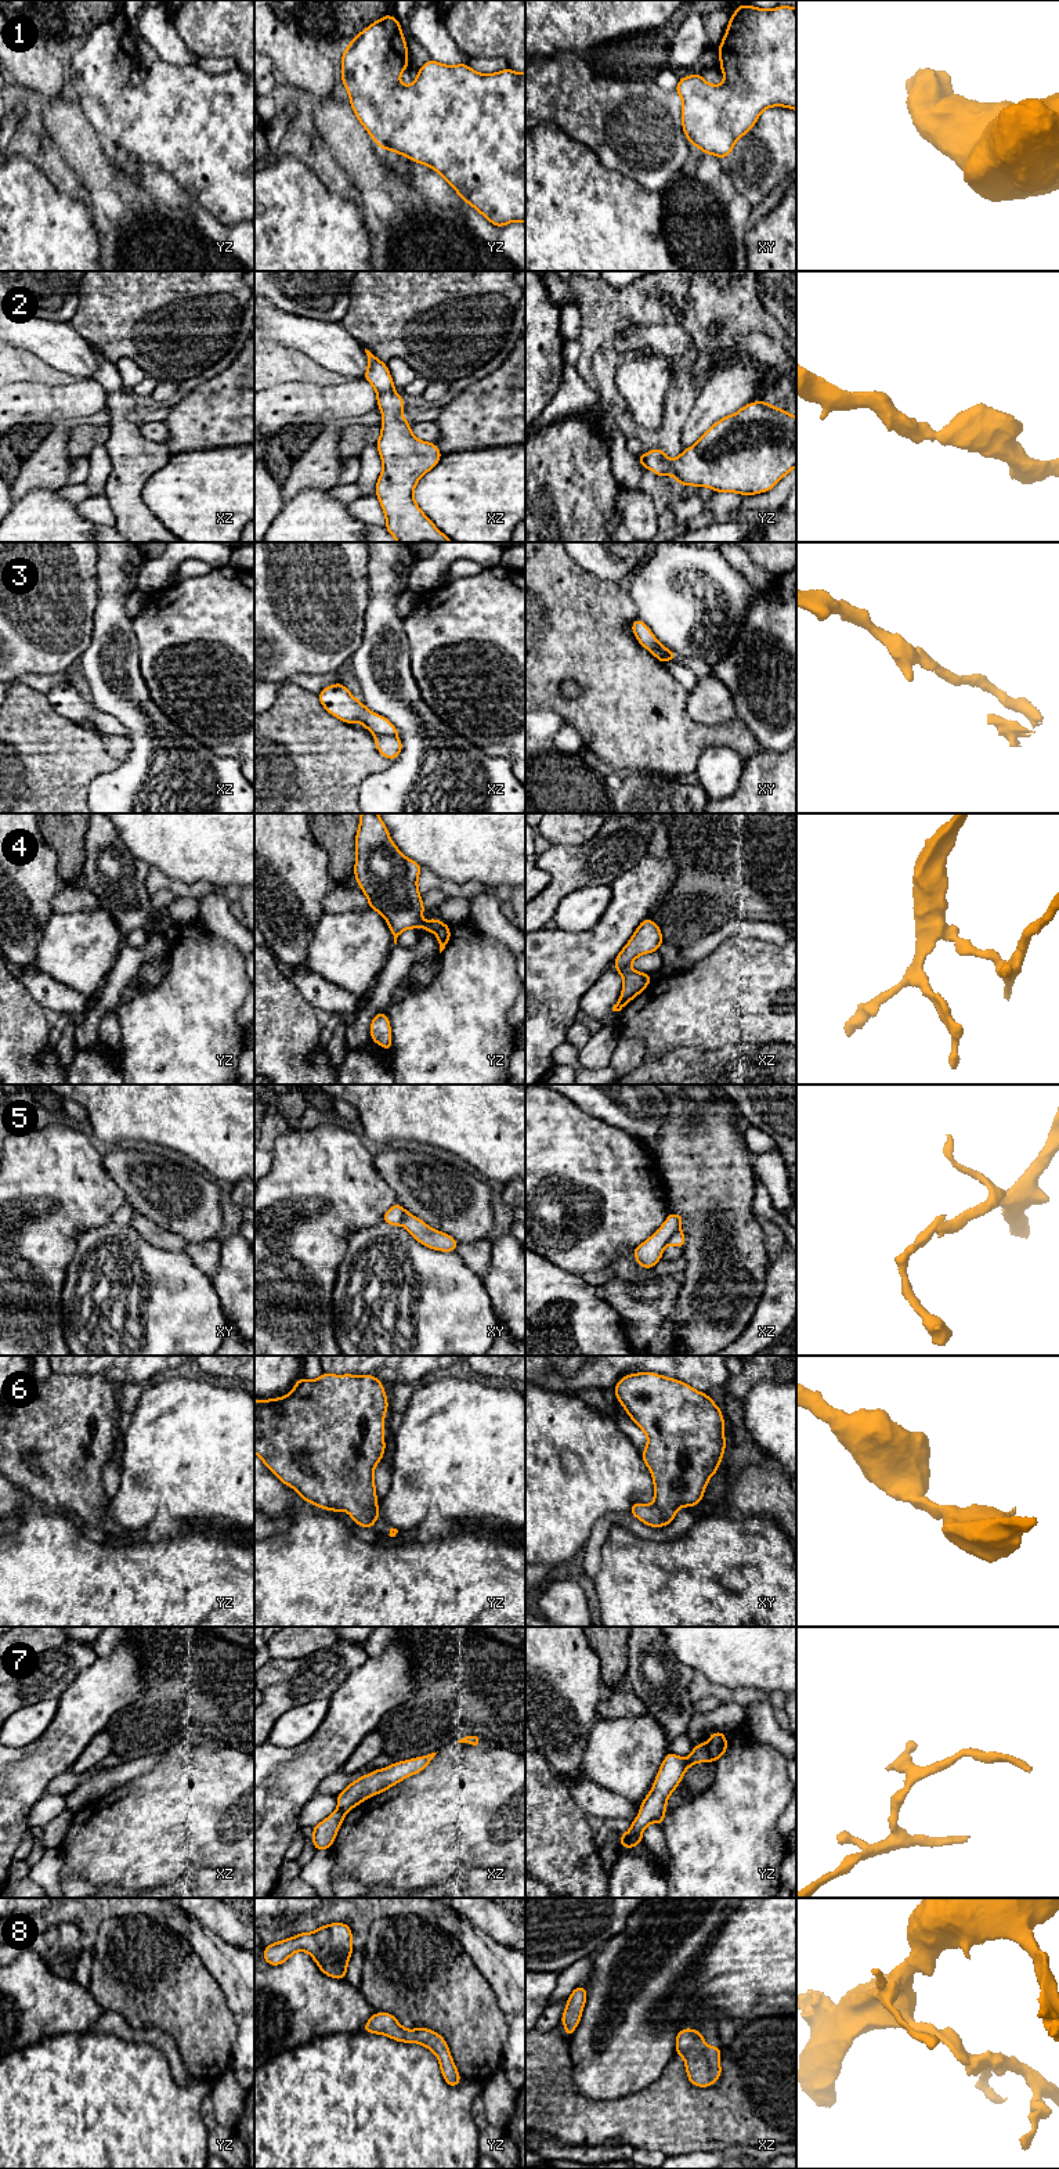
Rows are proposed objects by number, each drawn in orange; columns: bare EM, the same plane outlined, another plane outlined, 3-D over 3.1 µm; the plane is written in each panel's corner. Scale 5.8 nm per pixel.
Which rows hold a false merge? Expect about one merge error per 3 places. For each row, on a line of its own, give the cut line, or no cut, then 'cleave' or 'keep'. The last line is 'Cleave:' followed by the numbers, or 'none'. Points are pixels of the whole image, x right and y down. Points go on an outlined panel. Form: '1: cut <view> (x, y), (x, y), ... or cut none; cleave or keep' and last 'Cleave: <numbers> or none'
1: cut none; keep
2: cut none; keep
3: cut xz (375, 733), (394, 736); cleave
4: cut yz (444, 924), (434, 931); cleave
5: cut xy (405, 1211), (401, 1224); cleave
6: cut none; keep
7: cut yz (708, 1742), (711, 1760); cleave
8: cut none; keep
Cleave: 3, 4, 5, 7

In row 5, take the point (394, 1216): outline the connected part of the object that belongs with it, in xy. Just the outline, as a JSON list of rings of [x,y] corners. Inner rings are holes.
[[[397,1202],[384,1215],[383,1221],[391,1226],[402,1226],[405,1209]]]

